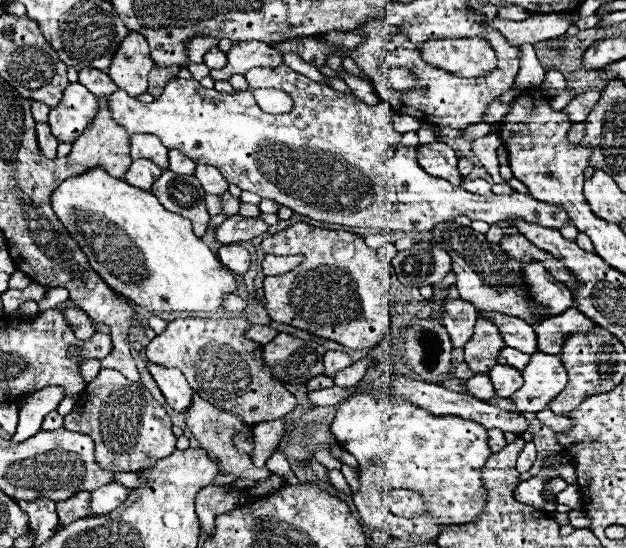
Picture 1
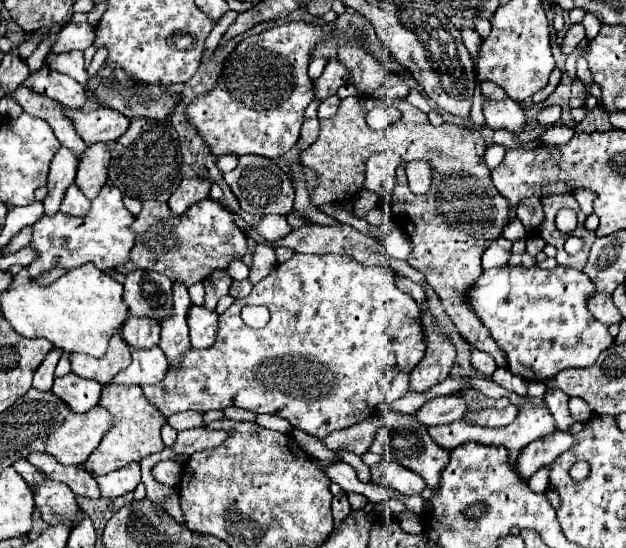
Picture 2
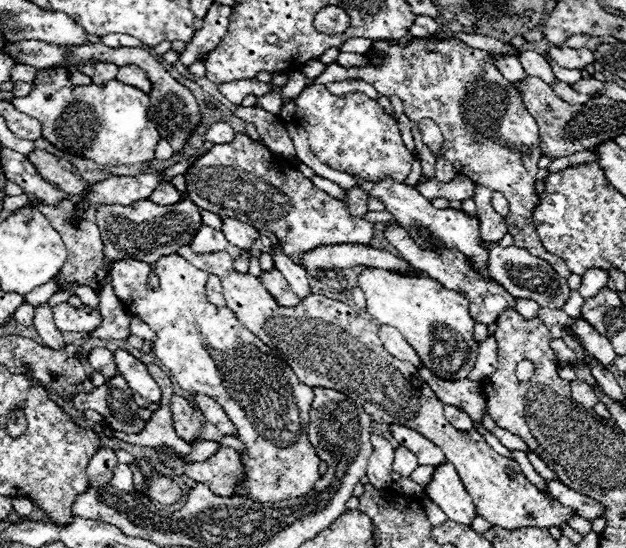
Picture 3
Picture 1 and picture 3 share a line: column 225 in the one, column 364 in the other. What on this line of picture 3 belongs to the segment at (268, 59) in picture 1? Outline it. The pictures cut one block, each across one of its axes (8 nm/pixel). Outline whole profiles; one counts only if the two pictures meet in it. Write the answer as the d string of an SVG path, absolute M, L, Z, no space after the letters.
M412 38L406 46L392 46L392 44L380 40L380 42L374 42L372 48L376 48L378 52L384 52L384 64L380 68L374 68L374 66L340 68L342 72L338 74L338 80L352 80L352 78L354 80L364 80L364 82L372 84L384 96L402 98L402 102L406 106L406 116L412 122L412 136L414 136L414 142L416 142L416 150L418 150L420 160L422 160L422 178L418 180L418 184L424 182L426 178L434 178L436 154L426 148L426 144L422 142L422 134L418 130L418 124L420 124L422 118L432 118L438 124L438 128L442 130L442 136L444 136L444 144L442 144L440 154L456 166L458 174L464 174L466 178L470 178L478 186L486 186L490 190L502 192L504 198L508 200L510 212L508 212L508 216L504 216L504 220L506 220L508 232L514 236L514 246L526 248L534 256L552 264L552 268L556 270L558 276L568 278L572 272L568 270L564 260L560 260L560 256L550 254L542 246L542 242L536 234L534 222L532 222L532 212L534 212L534 208L538 206L538 200L540 200L536 190L534 190L536 172L538 172L536 162L542 156L538 126L536 126L534 118L528 114L528 110L526 110L526 106L520 98L520 92L516 92L516 88L494 66L494 62L490 58L490 52L470 48L456 38L446 38L446 40Z

